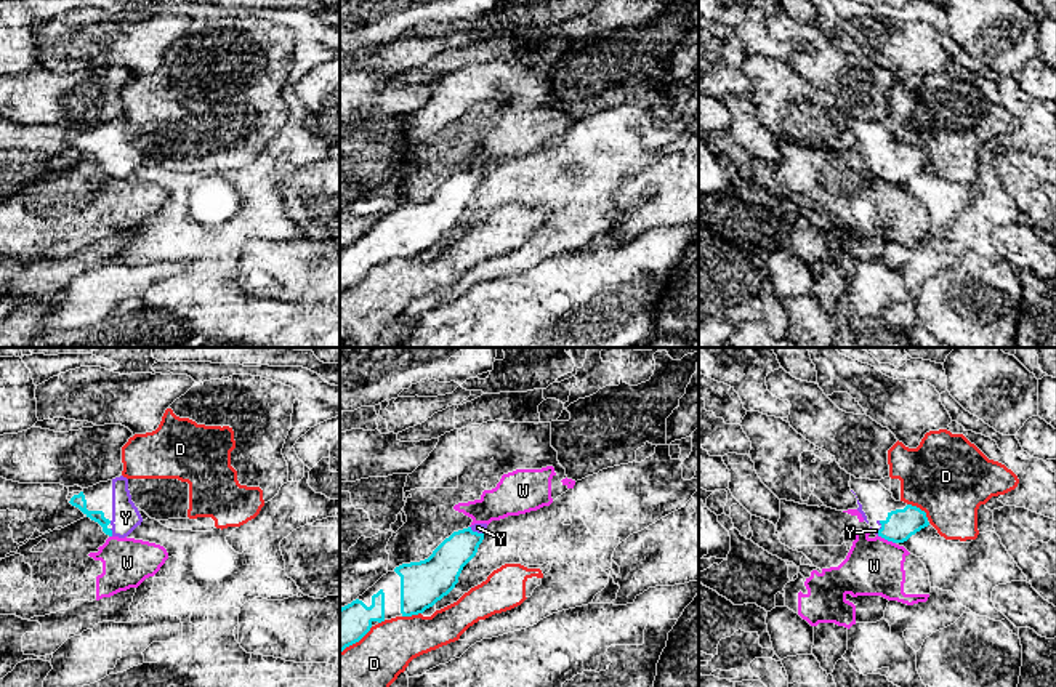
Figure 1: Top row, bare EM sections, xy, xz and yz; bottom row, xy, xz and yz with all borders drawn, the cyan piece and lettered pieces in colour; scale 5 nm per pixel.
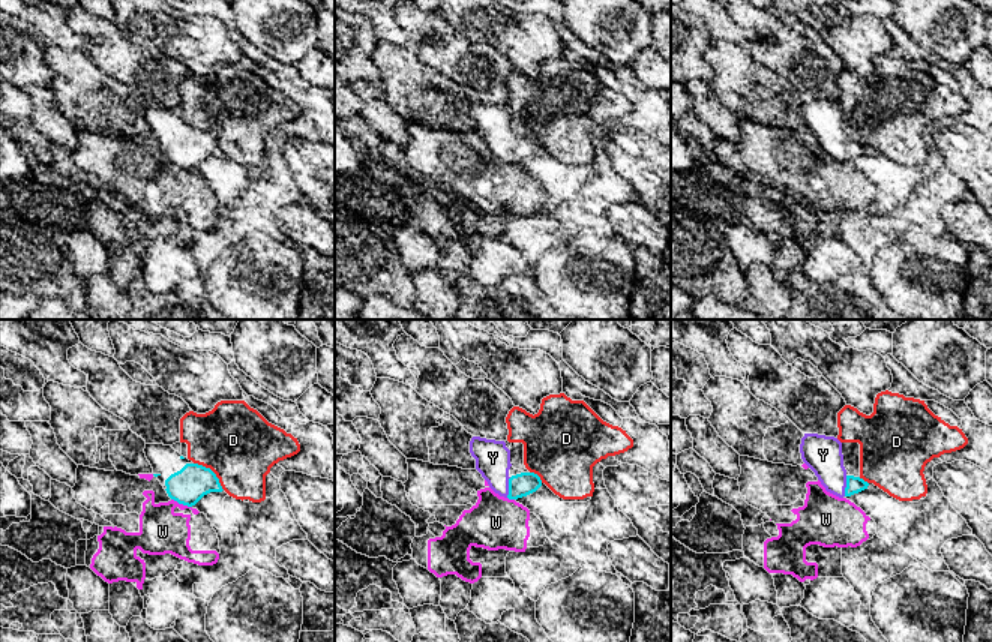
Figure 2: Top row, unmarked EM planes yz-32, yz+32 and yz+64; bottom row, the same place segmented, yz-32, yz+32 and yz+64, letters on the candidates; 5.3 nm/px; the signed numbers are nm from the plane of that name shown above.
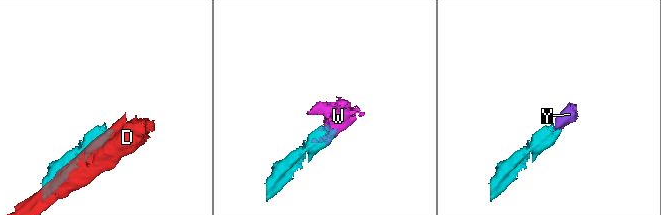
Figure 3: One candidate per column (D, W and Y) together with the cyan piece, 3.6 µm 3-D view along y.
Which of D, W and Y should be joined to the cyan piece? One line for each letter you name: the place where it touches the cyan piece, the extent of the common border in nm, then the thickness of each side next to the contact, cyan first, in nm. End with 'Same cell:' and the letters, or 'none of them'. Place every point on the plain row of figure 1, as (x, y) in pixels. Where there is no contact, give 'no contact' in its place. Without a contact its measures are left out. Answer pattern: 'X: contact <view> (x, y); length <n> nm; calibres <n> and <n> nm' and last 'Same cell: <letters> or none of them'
Y: contact xy (111, 173); length 40 nm; calibres 70 and 140 nm
Same cell: Y

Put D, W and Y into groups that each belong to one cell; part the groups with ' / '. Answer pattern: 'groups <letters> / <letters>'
groups D / W / Y

